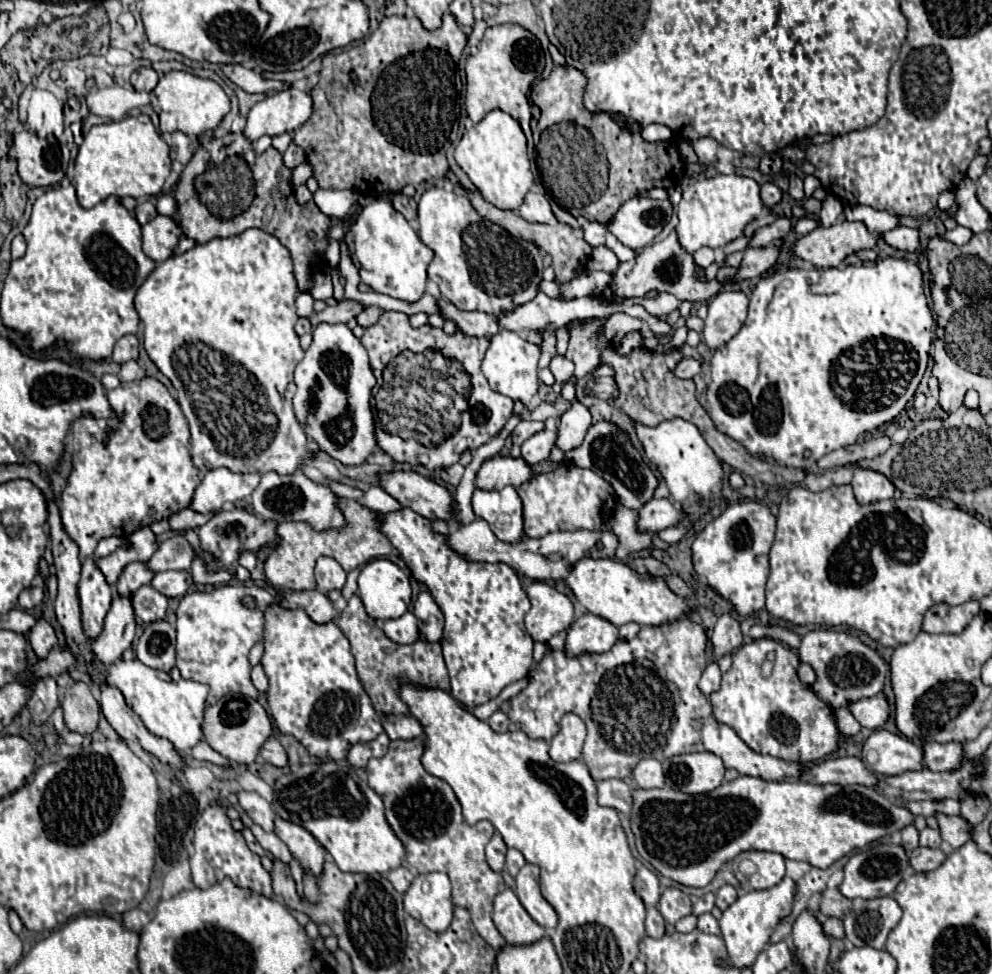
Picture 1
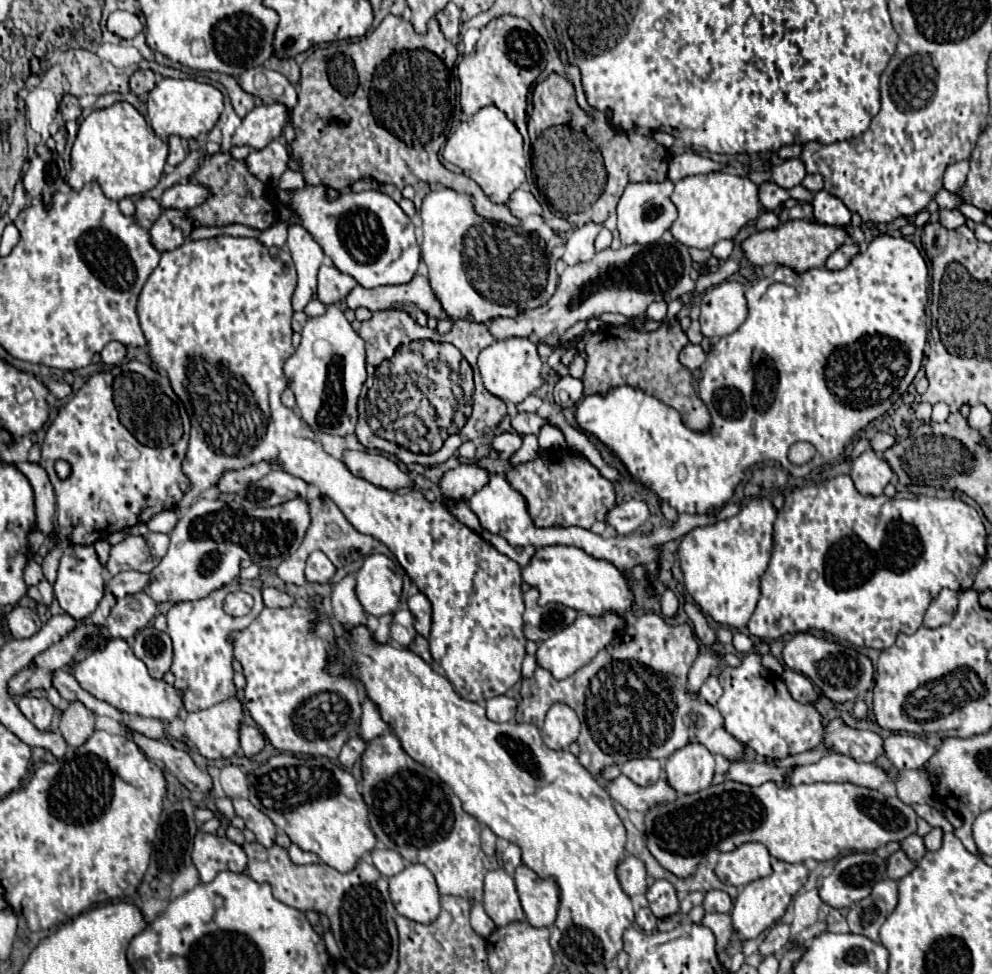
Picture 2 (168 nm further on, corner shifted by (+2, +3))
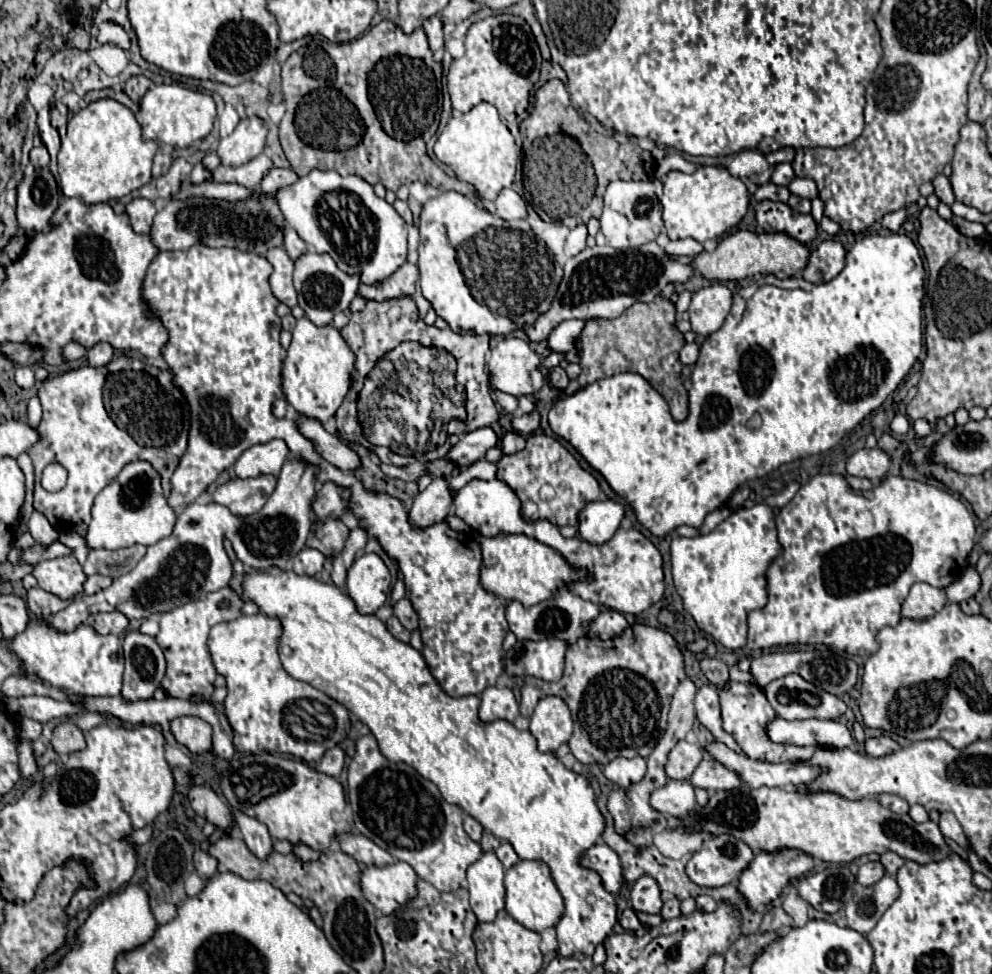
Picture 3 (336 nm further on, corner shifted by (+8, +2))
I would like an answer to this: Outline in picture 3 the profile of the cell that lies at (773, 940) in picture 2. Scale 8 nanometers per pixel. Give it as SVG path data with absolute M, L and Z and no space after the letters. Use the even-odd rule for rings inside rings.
M772 906L766 914L764 914L764 920L762 920L762 926L760 926L760 930L762 932L774 932L774 930L778 930L778 928L782 928L782 926L792 926L792 918L784 912L784 908L782 906Z

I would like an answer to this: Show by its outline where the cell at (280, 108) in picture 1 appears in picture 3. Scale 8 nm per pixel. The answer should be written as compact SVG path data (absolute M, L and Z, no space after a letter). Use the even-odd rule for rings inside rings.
M244 118L236 126L236 130L224 138L220 138L216 154L222 166L242 166L262 154L266 144L266 128L260 118Z

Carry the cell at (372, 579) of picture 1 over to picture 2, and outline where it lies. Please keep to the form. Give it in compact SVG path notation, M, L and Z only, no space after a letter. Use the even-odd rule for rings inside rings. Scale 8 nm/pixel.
M380 553L366 557L356 573L356 595L364 611L382 617L396 611L402 593L402 575L394 563Z

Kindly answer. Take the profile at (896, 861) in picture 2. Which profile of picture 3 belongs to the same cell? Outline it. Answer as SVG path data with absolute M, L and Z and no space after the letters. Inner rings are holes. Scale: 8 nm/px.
M866 862L858 868L858 874L856 874L856 882L862 884L862 886L872 886L874 882L878 882L880 878L884 876L884 870L882 870L882 864L880 862Z

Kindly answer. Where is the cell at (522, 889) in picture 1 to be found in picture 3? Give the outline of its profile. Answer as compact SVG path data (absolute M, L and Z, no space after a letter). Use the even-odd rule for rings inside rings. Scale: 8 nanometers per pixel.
M520 860L510 870L506 870L504 888L506 888L506 896L504 896L506 912L528 930L542 932L550 926L556 926L560 916L564 914L562 896L558 894L558 888L550 878L548 866L540 860Z

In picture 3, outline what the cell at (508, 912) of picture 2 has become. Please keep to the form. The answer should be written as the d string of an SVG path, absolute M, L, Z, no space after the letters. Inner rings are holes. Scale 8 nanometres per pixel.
M494 852L482 856L466 870L470 906L478 922L492 922L496 912L504 908L504 866Z

